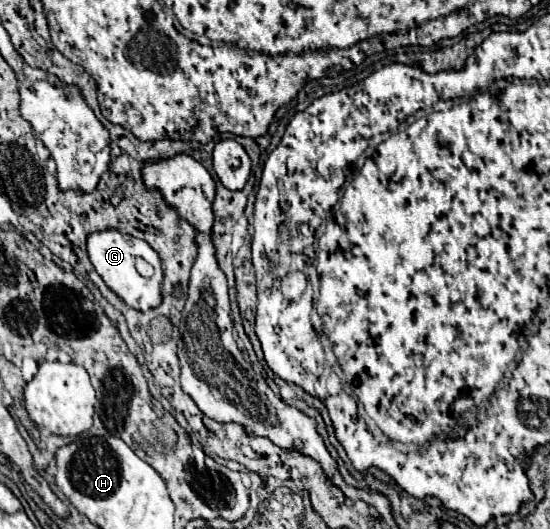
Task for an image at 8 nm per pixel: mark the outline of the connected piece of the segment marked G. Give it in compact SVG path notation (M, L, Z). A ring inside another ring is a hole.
M103 229L93 231L87 235L87 253L95 267L95 271L101 275L101 279L133 309L147 311L161 301L161 281L163 281L163 269L159 255L141 239L135 239L131 235L125 235L117 229ZM135 257L143 257L147 263L153 265L153 275L143 277L135 269Z

